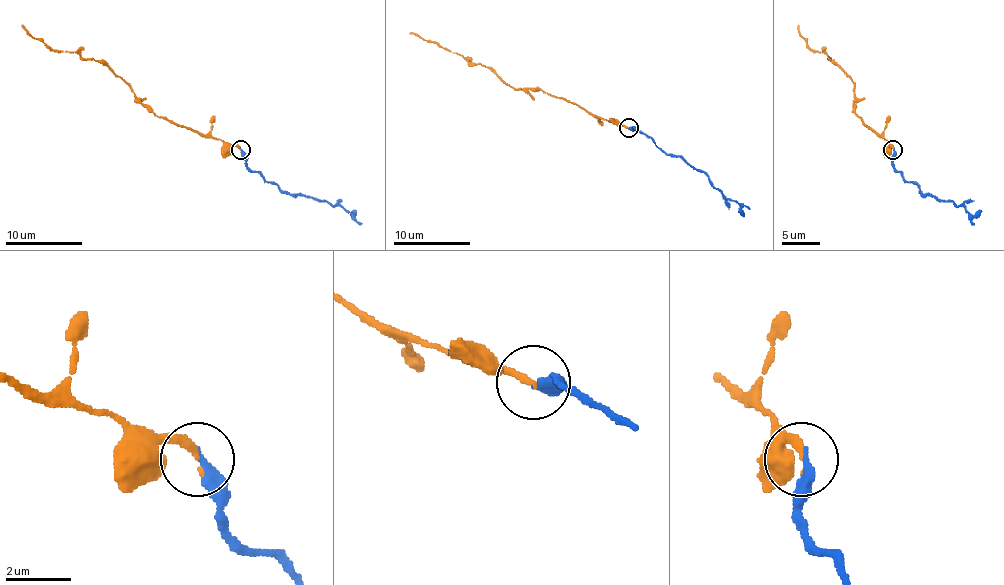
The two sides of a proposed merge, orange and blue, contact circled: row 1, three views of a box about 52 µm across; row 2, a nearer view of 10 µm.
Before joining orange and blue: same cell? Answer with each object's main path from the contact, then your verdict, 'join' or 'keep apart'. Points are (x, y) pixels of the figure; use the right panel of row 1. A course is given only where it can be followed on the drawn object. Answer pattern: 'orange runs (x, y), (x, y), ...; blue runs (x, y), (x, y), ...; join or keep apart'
orange runs (893, 150), (884, 137), (859, 118), (853, 103), (853, 82), (825, 53), (811, 49), (798, 24); blue runs (893, 150), (893, 167), (920, 188), (922, 194), (964, 206), (972, 215), (981, 209); join

